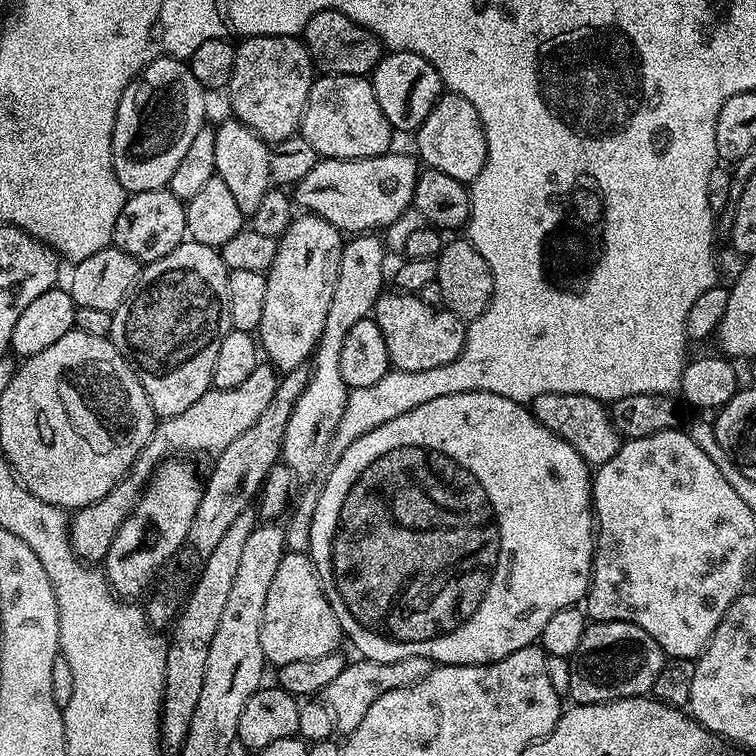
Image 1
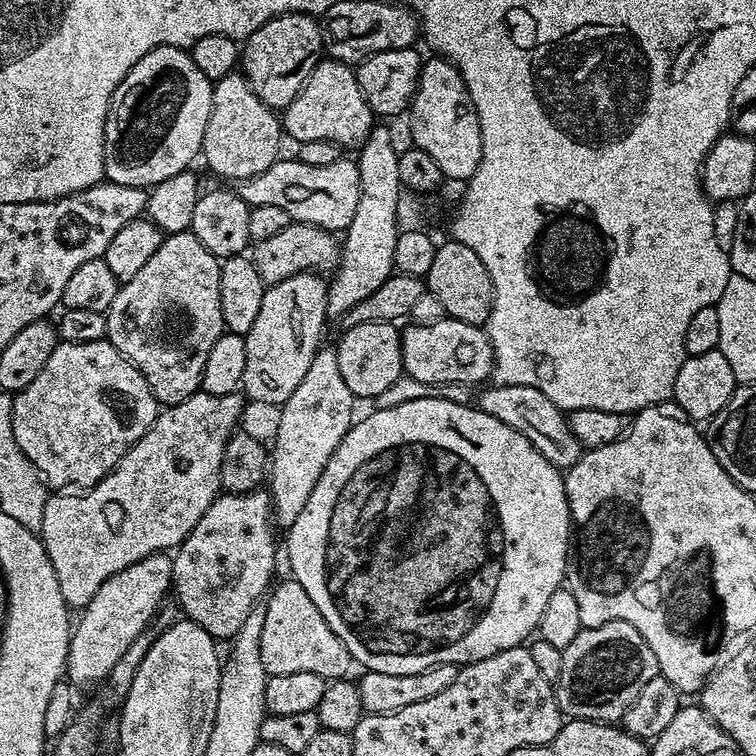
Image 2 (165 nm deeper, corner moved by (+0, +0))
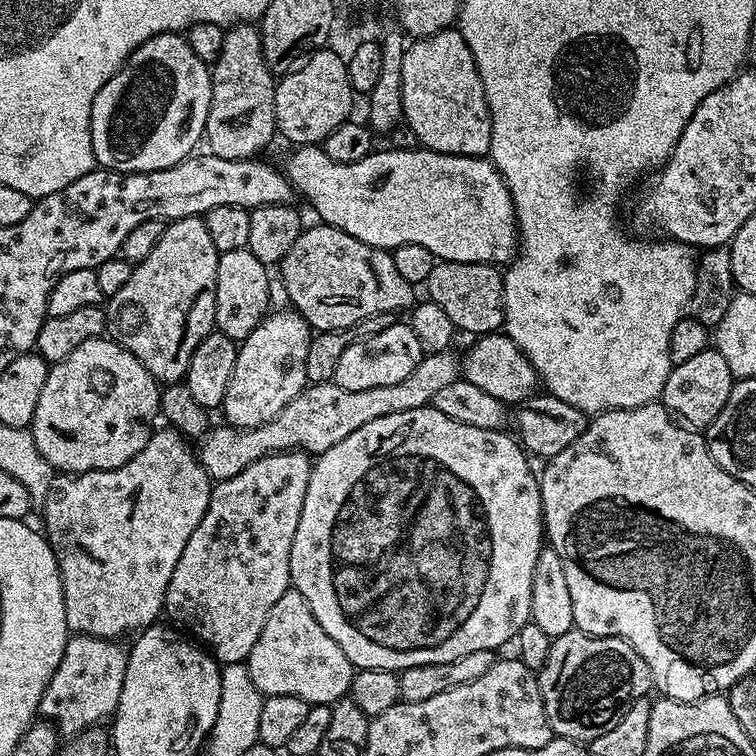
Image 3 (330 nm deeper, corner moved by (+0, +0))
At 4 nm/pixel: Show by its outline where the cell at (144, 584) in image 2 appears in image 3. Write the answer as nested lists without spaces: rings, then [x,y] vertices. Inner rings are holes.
[[[69,635],[62,662],[42,694],[39,715],[56,725],[61,737],[71,738],[88,728],[97,727],[113,715],[126,677],[128,653],[116,640],[99,640],[97,636]]]

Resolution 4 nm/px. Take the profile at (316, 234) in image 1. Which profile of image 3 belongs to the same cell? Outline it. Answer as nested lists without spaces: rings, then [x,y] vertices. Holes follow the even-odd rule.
[[[295,310],[269,311],[268,315],[250,335],[239,341],[234,362],[234,374],[230,374],[230,386],[226,386],[226,398],[222,413],[234,428],[257,428],[270,422],[284,407],[303,392],[306,378],[306,350],[310,350],[313,329]]]

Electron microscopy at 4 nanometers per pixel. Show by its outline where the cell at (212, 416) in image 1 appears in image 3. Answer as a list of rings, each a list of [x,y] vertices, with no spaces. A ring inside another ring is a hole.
[[[171,426],[163,427],[153,431],[144,449],[134,454],[130,462],[114,470],[57,475],[42,501],[42,531],[58,562],[69,633],[116,640],[161,619],[170,574],[174,574],[174,566],[178,566],[194,526],[202,522],[214,487],[212,477],[200,465],[200,457],[193,445],[188,445],[191,443],[184,433]]]

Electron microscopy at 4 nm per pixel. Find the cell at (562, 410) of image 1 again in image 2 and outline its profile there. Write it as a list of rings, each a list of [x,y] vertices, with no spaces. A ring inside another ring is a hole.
[[[496,384],[491,387],[483,389],[485,392],[478,400],[478,407],[486,414],[490,414],[490,418],[510,426],[518,434],[526,437],[529,442],[535,444],[536,449],[546,459],[553,462],[559,461],[560,452],[568,456],[572,448],[577,447],[574,434],[568,429],[565,413],[557,404],[550,402],[550,398],[542,394],[542,390],[534,390],[534,386],[510,386],[509,384]],[[540,436],[544,440],[540,440]]]

